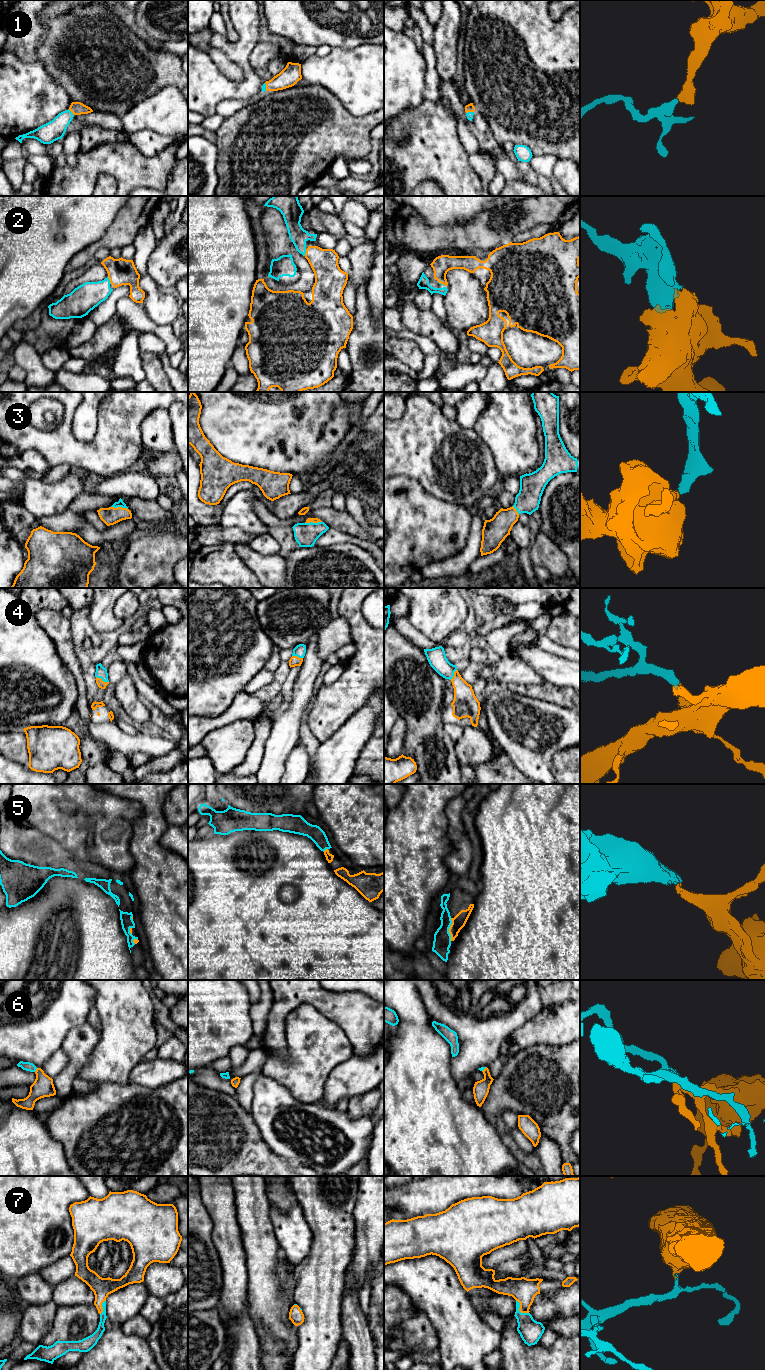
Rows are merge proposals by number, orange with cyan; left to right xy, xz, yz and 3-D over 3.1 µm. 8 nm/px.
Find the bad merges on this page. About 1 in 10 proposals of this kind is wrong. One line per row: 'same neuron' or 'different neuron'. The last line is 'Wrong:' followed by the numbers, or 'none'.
1: same neuron
2: same neuron
3: same neuron
4: same neuron
5: same neuron
6: same neuron
7: same neuron
Wrong: none

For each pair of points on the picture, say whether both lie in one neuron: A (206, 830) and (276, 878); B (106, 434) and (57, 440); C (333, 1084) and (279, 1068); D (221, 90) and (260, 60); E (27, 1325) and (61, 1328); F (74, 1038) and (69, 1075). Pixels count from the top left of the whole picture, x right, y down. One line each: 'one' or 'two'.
A: two
B: one
C: two
D: two
E: two
F: one

